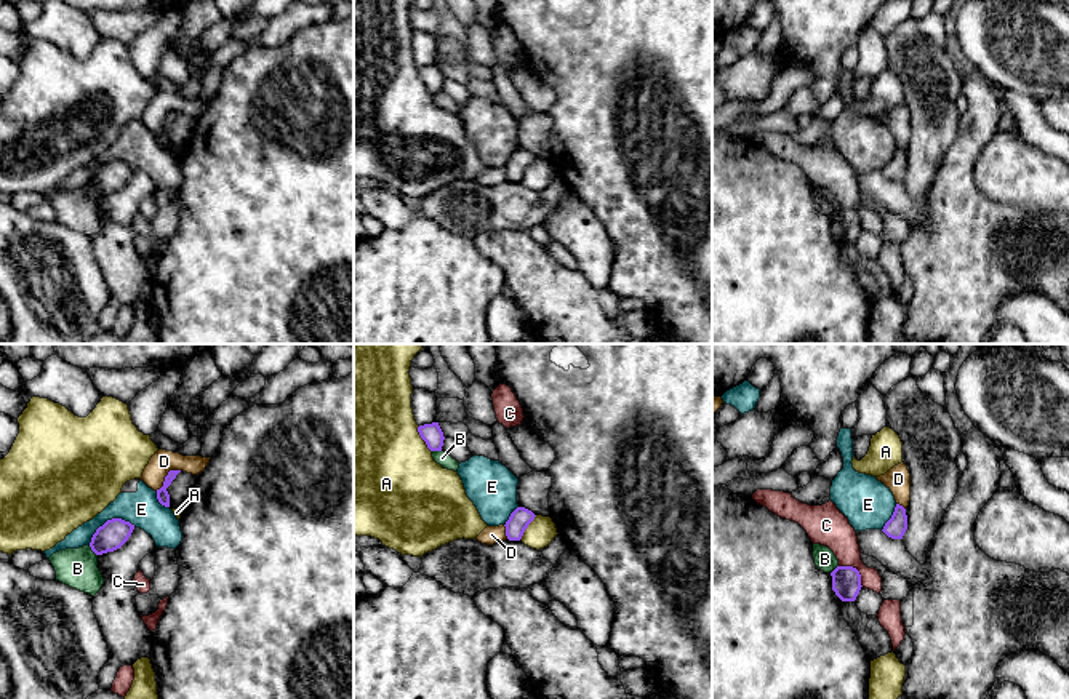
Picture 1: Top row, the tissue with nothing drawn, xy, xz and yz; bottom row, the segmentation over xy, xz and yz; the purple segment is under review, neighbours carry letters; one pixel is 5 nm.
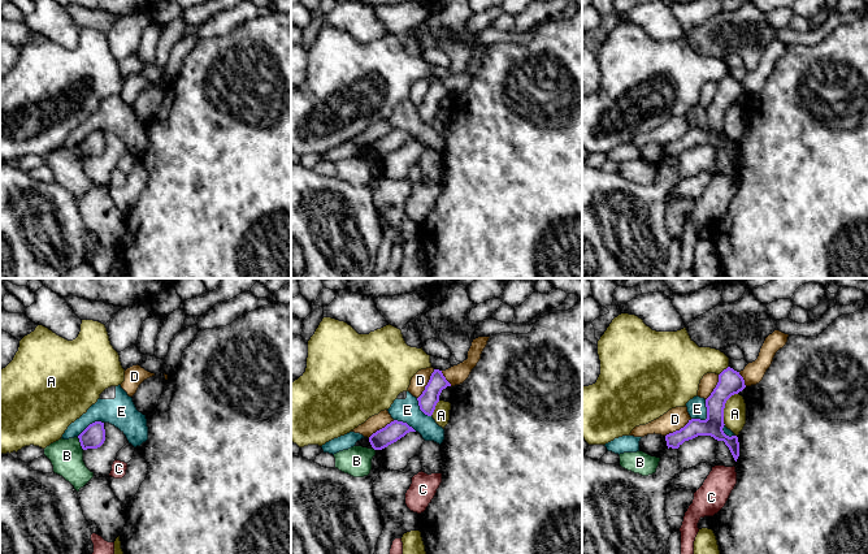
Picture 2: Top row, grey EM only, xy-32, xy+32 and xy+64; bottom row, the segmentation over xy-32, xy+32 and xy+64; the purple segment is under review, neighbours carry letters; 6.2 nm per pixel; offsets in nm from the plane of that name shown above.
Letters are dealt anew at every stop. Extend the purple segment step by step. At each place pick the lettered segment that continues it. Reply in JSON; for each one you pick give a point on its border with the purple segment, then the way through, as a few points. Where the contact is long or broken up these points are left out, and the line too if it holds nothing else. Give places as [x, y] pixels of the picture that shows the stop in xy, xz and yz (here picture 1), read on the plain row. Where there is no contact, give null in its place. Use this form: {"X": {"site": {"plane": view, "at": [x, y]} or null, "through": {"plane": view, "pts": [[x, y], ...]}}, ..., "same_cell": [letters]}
{"same_cell": []}

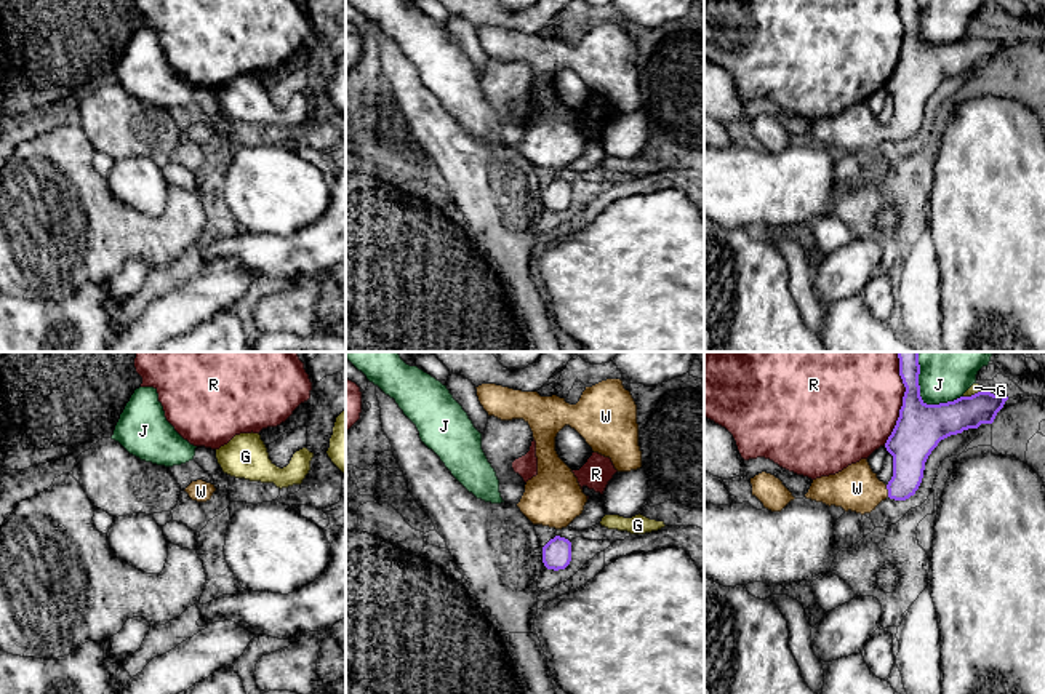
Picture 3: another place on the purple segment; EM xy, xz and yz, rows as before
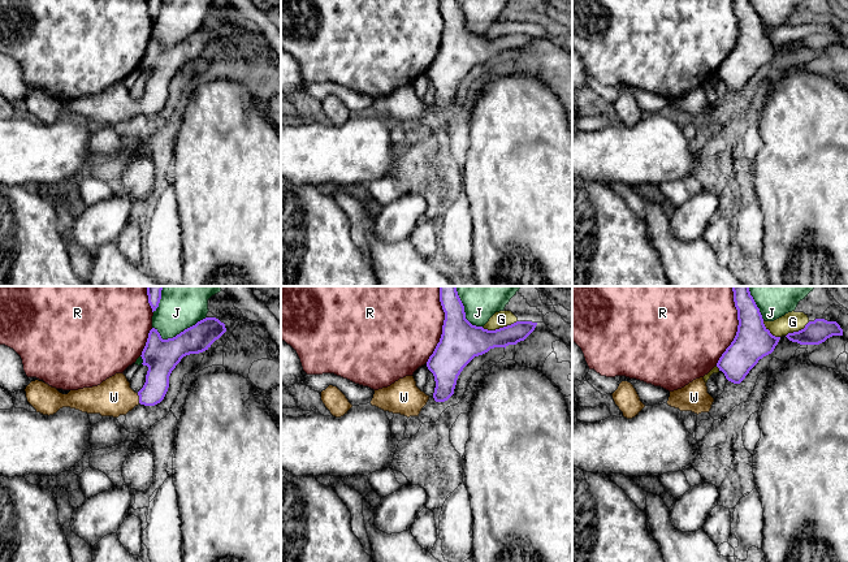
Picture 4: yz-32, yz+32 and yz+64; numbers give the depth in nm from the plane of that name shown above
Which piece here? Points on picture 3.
{"W": {"site": {"plane": "yz", "at": [888, 133]}, "through": {"plane": "yz", "pts": [[909, 88], [908, 114], [888, 133], [861, 133], [856, 130]]}}, "same_cell": ["W"]}

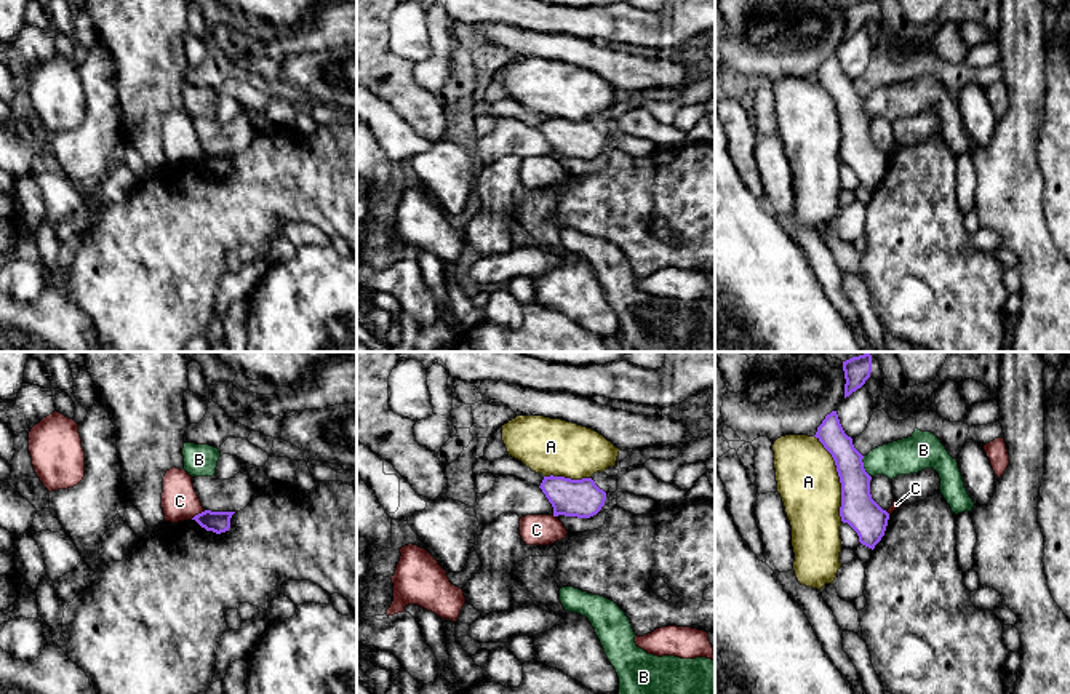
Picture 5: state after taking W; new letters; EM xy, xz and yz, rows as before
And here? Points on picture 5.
{"same_cell": []}

